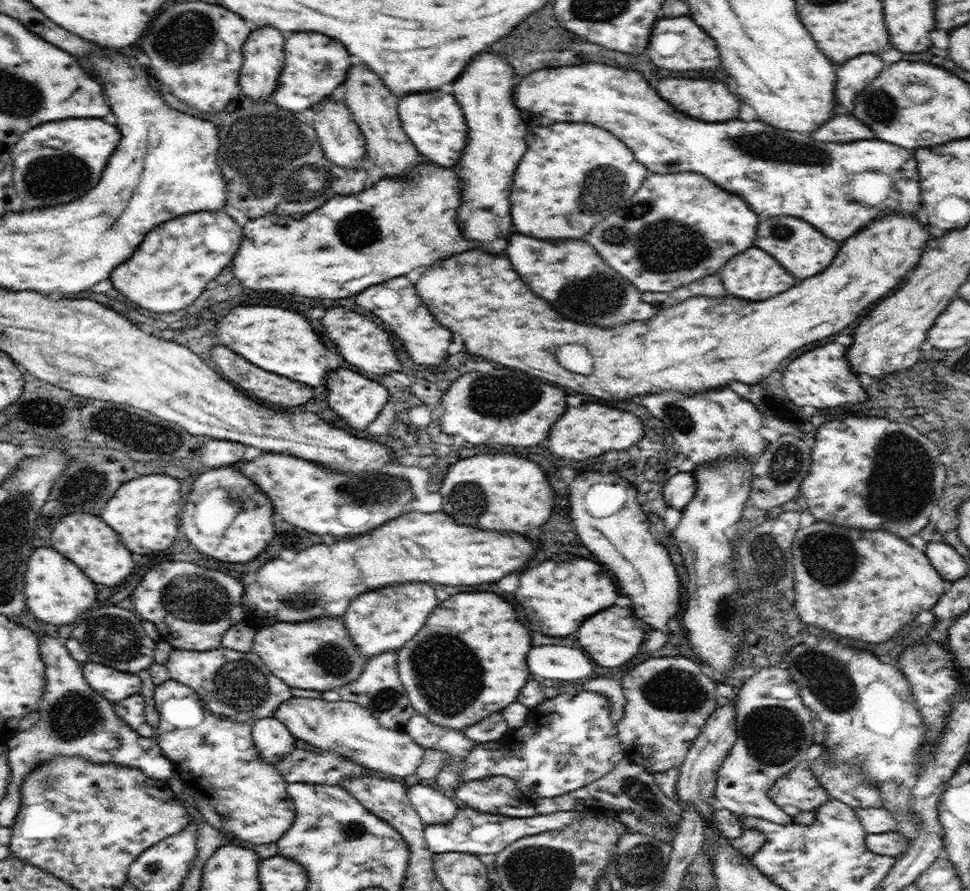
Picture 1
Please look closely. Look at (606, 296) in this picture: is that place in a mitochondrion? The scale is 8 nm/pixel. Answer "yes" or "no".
yes

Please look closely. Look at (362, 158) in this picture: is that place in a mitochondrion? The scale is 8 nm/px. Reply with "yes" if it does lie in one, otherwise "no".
no

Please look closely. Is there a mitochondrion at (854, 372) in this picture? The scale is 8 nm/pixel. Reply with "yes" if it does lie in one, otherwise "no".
no

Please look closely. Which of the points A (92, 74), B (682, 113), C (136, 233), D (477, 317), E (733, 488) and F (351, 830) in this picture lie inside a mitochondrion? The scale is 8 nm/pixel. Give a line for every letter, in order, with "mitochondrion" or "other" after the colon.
A: other
B: other
C: other
D: other
E: other
F: mitochondrion

